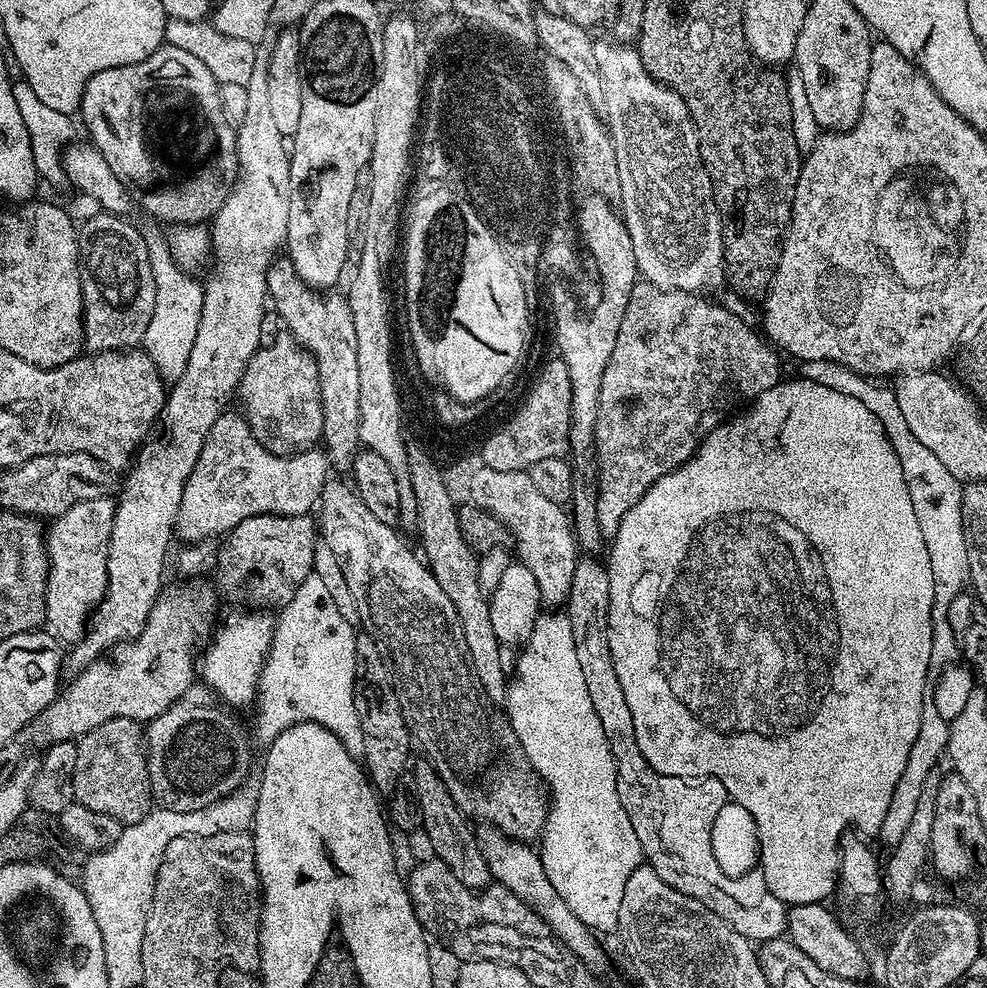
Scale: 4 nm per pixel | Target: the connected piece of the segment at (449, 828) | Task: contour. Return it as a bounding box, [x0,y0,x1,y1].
[410,758,493,890]

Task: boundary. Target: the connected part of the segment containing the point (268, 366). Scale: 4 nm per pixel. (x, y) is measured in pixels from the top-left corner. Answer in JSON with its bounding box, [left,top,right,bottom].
[238,338,324,456]

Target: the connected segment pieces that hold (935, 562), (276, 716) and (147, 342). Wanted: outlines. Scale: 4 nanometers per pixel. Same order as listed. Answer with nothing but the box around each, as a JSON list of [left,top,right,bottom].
[[799,359,968,613],[254,575,364,758],[142,230,204,378]]

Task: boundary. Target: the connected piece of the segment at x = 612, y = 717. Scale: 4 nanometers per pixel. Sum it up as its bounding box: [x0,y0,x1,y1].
[566,558,789,942]

